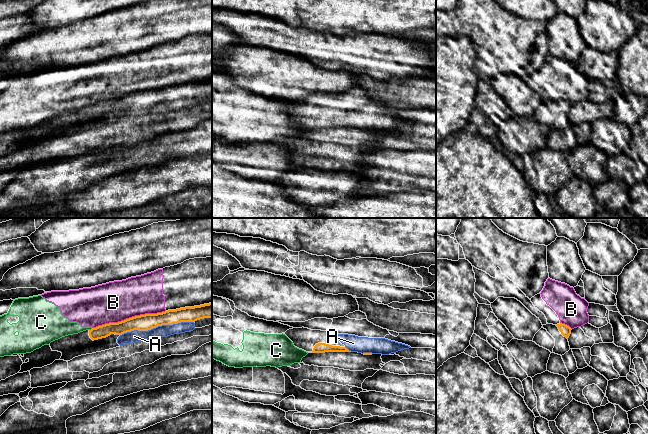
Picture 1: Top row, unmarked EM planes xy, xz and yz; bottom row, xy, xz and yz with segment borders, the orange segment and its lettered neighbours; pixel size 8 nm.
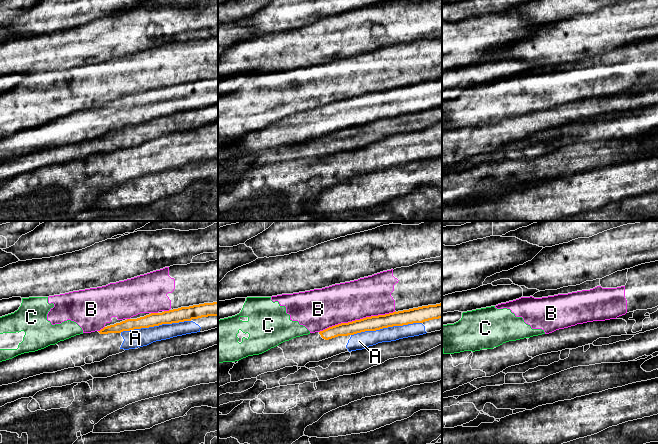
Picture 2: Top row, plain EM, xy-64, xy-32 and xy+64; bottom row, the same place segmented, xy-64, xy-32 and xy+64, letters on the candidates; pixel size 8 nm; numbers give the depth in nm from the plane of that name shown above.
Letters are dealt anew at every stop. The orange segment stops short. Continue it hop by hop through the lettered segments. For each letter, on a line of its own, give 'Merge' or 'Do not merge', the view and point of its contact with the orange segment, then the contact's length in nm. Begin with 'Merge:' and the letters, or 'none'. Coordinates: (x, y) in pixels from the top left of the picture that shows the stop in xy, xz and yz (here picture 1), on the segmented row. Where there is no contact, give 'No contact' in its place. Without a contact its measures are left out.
Merge: A
A: Merge. Touches orange at xy (156, 326). Shared border 600 nm
B: Do not merge. Touches orange at xy (129, 318). Shared border 600 nm
C: Do not merge. Touches orange at xy (91, 329). Shared border 40 nm

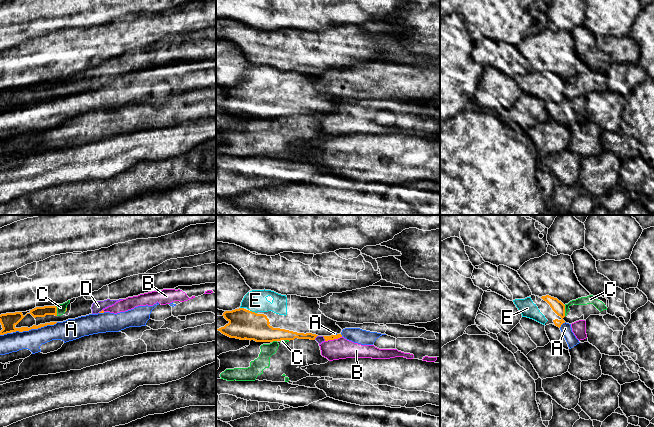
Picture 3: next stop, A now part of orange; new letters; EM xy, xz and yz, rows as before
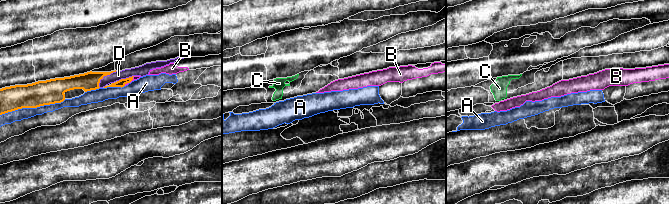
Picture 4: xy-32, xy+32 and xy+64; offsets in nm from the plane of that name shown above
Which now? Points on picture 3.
Merge: D, E
A: Do not merge. Touches orange at xy (35, 328). Shared border 360 nm
B: Do not merge. Touches orange at xz (333, 339). Shared border 140 nm
C: Do not merge. Touches orange at yz (564, 310). Shared border 90 nm
D: Merge. Touches orange at xz (324, 338). Shared border 50 nm
E: Merge. Touches orange at xz (253, 312). Shared border 60 nm

